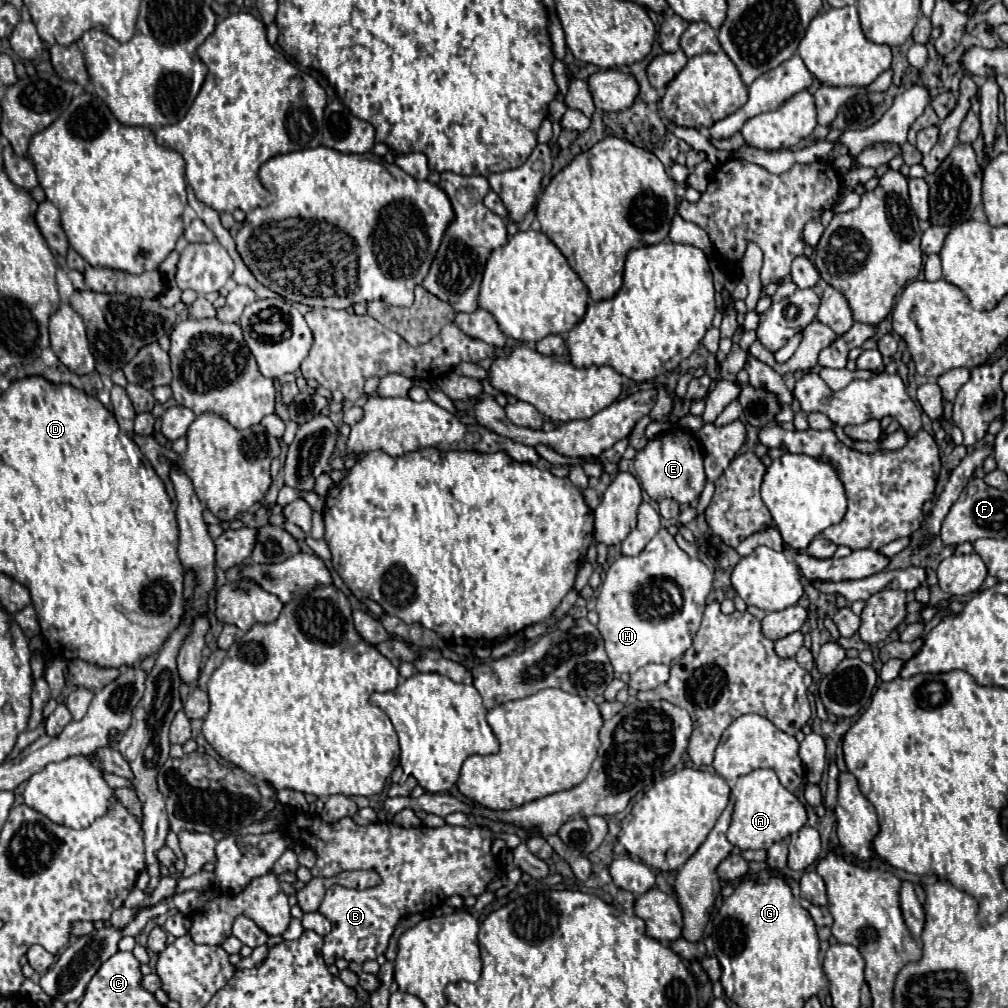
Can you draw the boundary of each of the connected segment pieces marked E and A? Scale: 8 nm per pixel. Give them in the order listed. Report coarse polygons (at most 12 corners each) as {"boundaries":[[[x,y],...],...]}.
{"boundaries":[[[676,429],[636,453],[654,501],[690,505],[706,483],[700,443]],[[772,769],[732,787],[728,841],[770,849],[806,823]]]}

